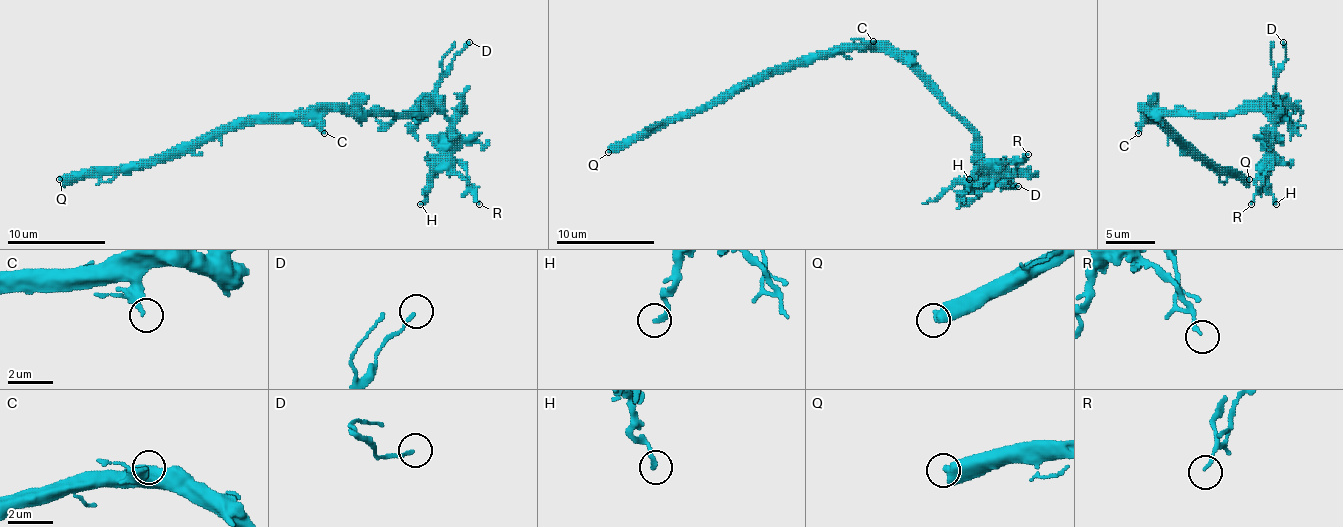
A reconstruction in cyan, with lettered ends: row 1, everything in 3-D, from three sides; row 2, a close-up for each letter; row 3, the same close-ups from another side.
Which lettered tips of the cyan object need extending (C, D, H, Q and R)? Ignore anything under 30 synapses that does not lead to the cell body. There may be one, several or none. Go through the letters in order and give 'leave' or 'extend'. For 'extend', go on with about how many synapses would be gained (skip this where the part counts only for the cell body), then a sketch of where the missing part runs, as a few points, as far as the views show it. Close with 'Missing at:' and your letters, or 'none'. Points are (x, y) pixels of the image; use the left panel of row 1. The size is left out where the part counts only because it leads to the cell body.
C: leave
D: leave
H: leave
Q: extend; about 35 synapses
R: leave
Missing at: Q

